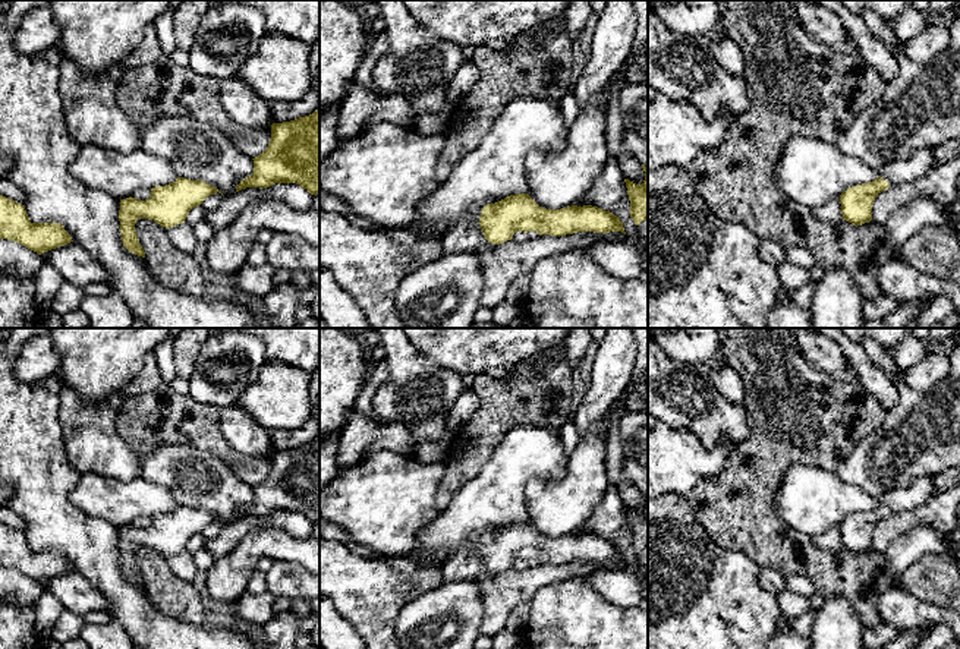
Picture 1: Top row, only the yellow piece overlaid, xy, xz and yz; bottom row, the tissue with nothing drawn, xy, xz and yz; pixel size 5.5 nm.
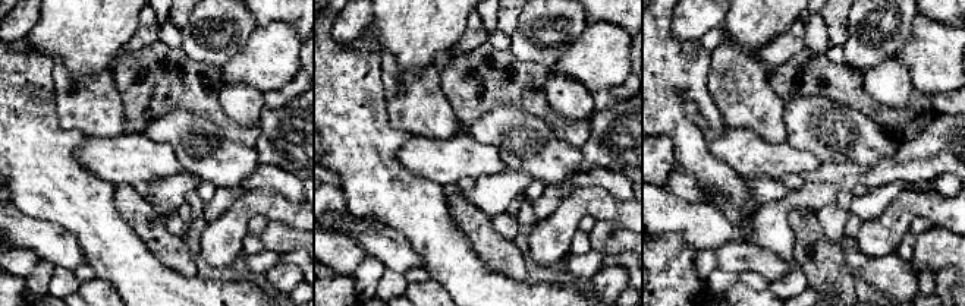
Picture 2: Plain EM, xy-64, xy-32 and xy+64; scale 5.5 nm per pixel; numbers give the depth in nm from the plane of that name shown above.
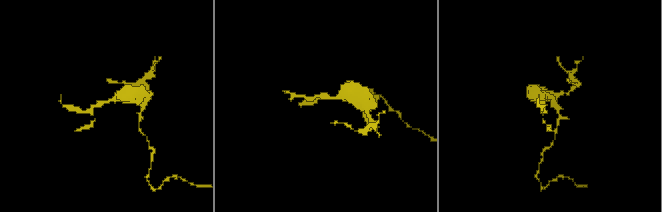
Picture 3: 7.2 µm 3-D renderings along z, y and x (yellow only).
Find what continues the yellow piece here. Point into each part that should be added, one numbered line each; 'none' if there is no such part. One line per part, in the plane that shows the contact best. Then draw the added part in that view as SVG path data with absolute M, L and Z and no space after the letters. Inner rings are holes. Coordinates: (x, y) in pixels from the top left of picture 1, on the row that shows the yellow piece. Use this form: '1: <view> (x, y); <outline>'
1: yz (900, 172); M934 148L916 151L910 158L897 160L885 164L879 170L879 176L890 183L890 186L915 182L938 166L934 157Z

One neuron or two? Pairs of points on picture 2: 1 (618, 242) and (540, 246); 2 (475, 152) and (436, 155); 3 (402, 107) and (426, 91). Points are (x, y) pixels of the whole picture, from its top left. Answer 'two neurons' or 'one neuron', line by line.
1: two neurons
2: one neuron
3: one neuron

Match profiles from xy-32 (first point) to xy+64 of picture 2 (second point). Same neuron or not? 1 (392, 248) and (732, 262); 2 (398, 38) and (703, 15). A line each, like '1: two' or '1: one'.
1: one
2: two

